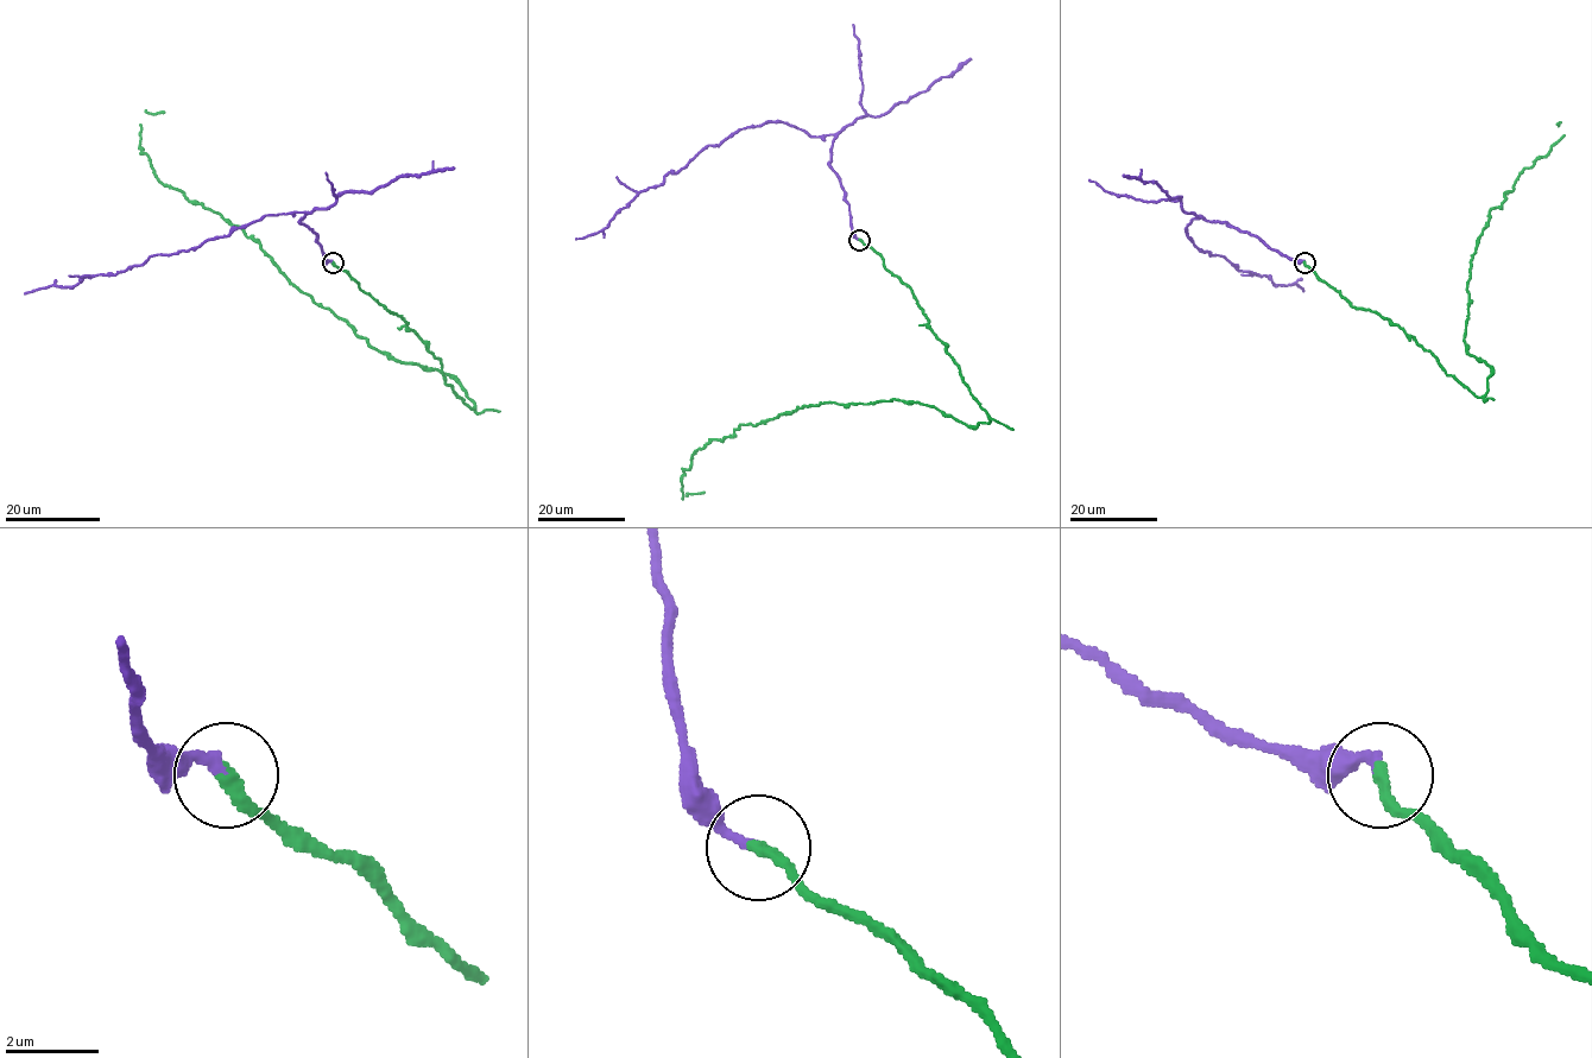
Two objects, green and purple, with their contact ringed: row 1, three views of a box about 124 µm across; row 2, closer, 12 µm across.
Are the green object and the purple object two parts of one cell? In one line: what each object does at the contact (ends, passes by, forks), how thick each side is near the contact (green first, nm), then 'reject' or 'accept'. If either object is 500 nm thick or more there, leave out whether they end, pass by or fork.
green ends | purple ends | 280/240 nm | accept

